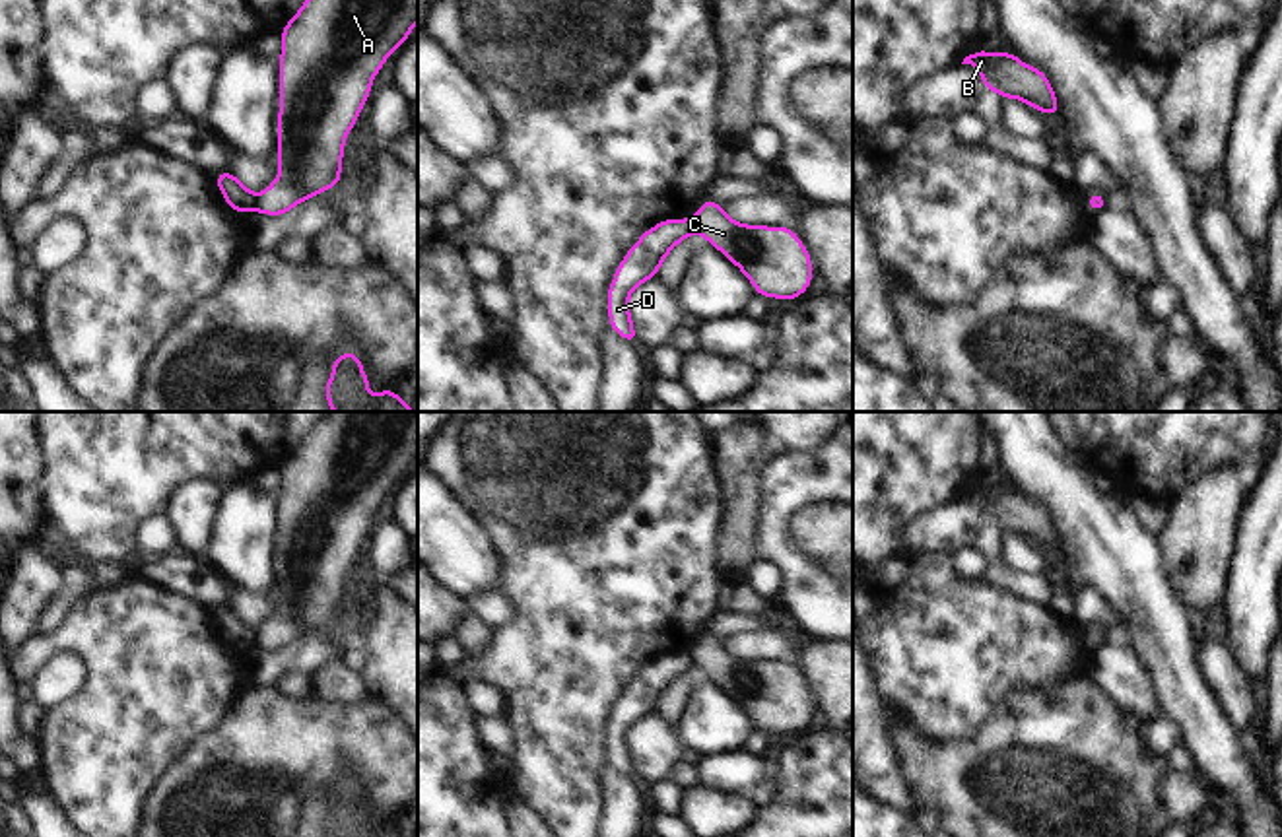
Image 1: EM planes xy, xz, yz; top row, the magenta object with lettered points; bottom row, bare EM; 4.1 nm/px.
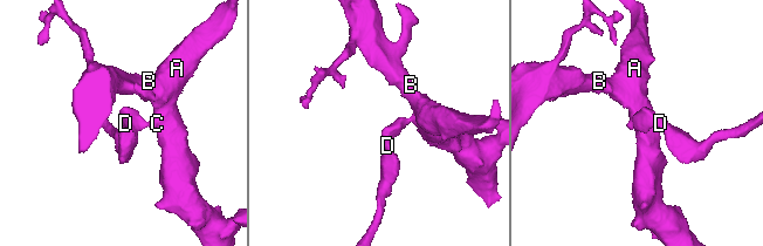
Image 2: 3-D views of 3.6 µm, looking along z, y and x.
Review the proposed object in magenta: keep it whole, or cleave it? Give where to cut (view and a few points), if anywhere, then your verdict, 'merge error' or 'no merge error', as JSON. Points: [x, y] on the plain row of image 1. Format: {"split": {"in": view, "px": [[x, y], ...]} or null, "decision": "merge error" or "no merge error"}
{"split": {"in": "xy", "px": [[257, 632], [259, 643]]}, "decision": "merge error"}

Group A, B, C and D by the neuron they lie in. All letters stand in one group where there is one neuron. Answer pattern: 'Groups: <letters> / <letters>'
Groups: A B C / D

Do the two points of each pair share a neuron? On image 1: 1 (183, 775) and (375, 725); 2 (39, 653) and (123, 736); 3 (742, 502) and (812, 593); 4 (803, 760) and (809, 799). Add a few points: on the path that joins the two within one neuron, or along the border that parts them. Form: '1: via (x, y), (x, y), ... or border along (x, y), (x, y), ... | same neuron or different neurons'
1: via (232, 775), (263, 775), (278, 760), (327, 746) | same neuron
2: via (72, 643), (80, 643), (111, 674), (117, 703) | same neuron
3: border along (762, 468), (754, 505), (756, 558) | different neurons
4: via (809, 770), (809, 789) | same neuron

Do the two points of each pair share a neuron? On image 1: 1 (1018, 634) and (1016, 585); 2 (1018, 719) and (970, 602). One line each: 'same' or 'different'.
1: different
2: different

